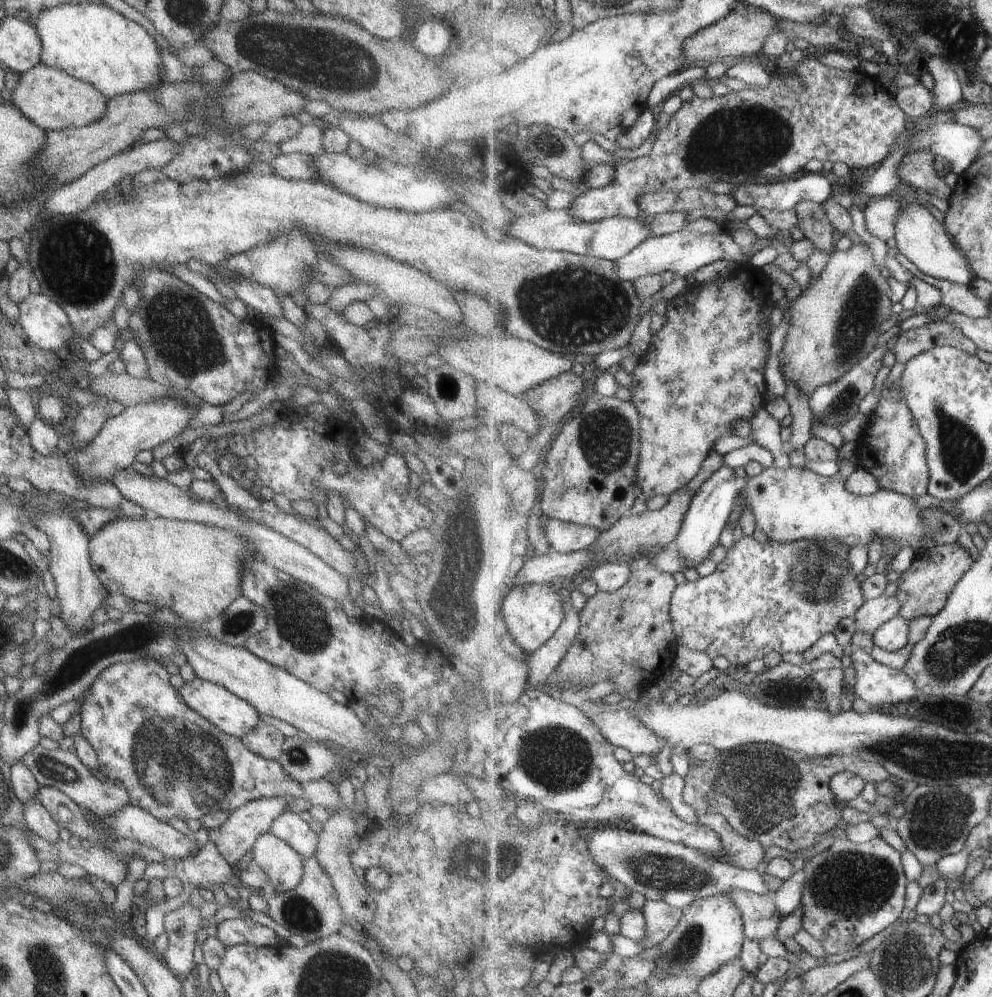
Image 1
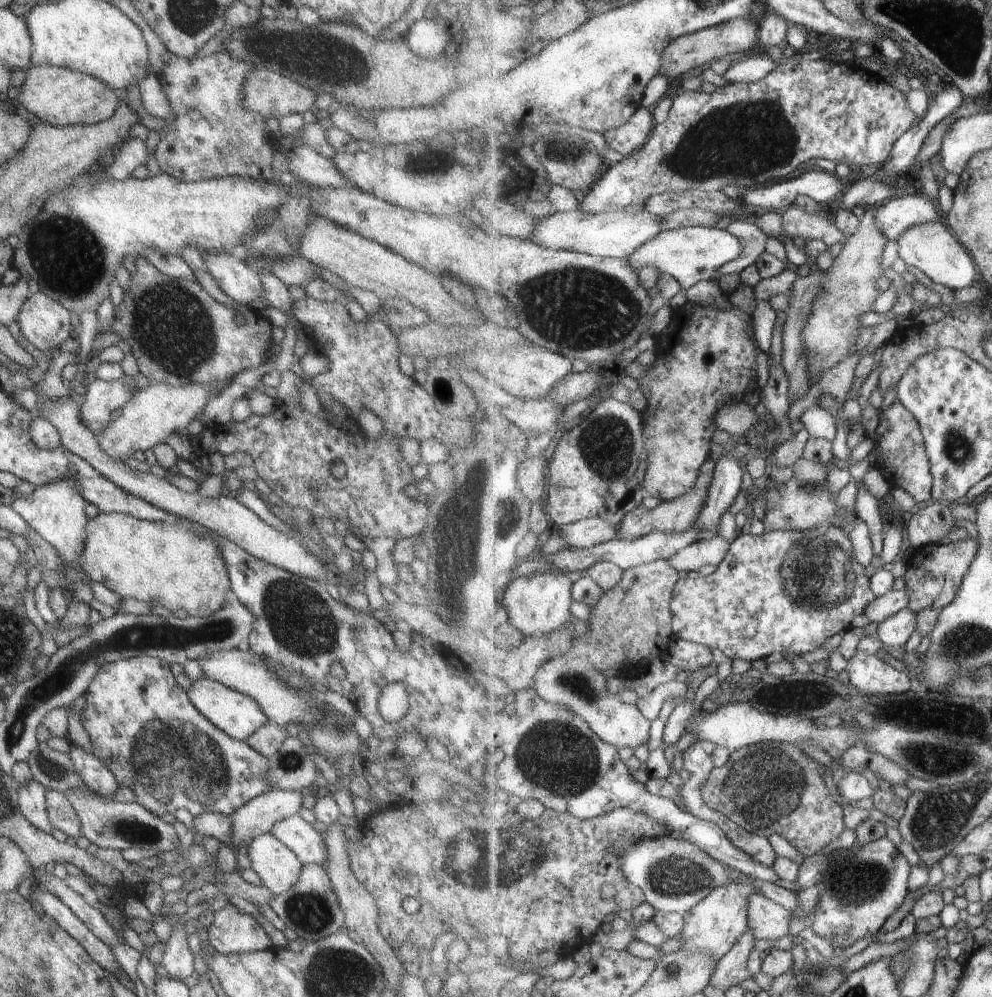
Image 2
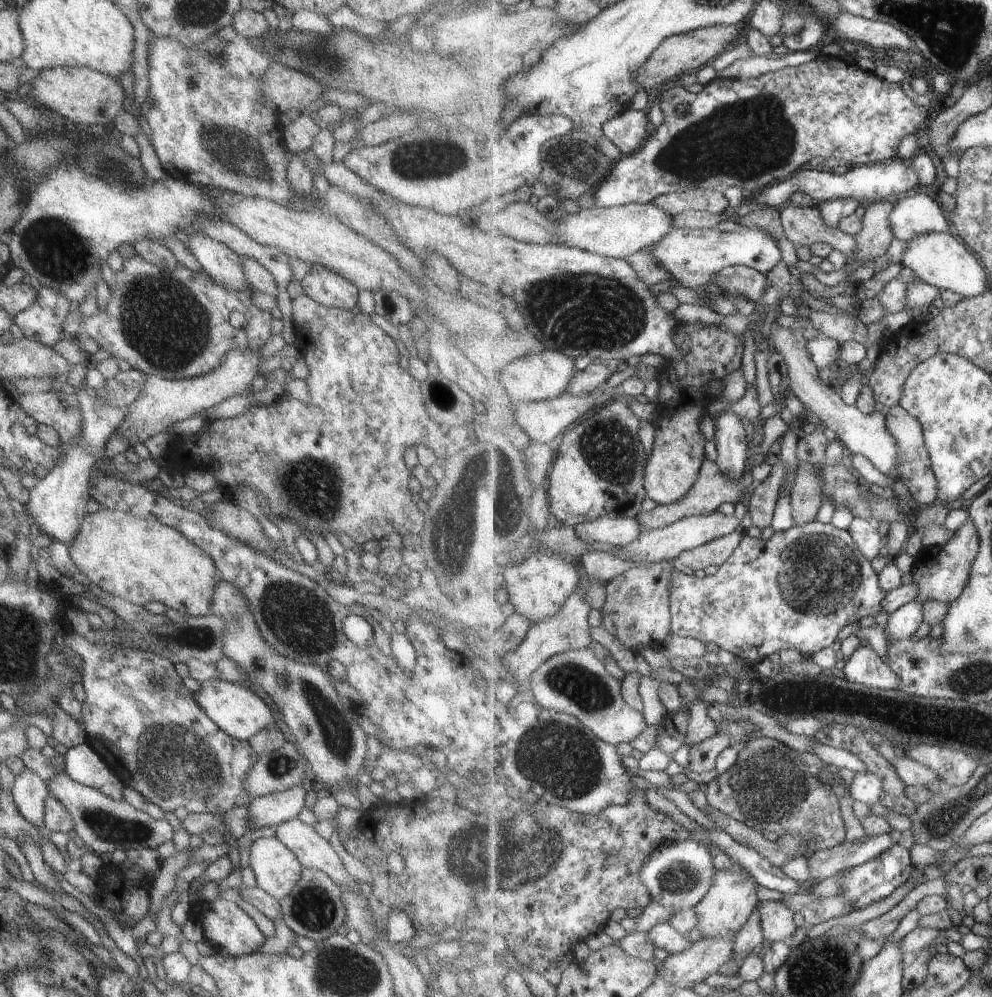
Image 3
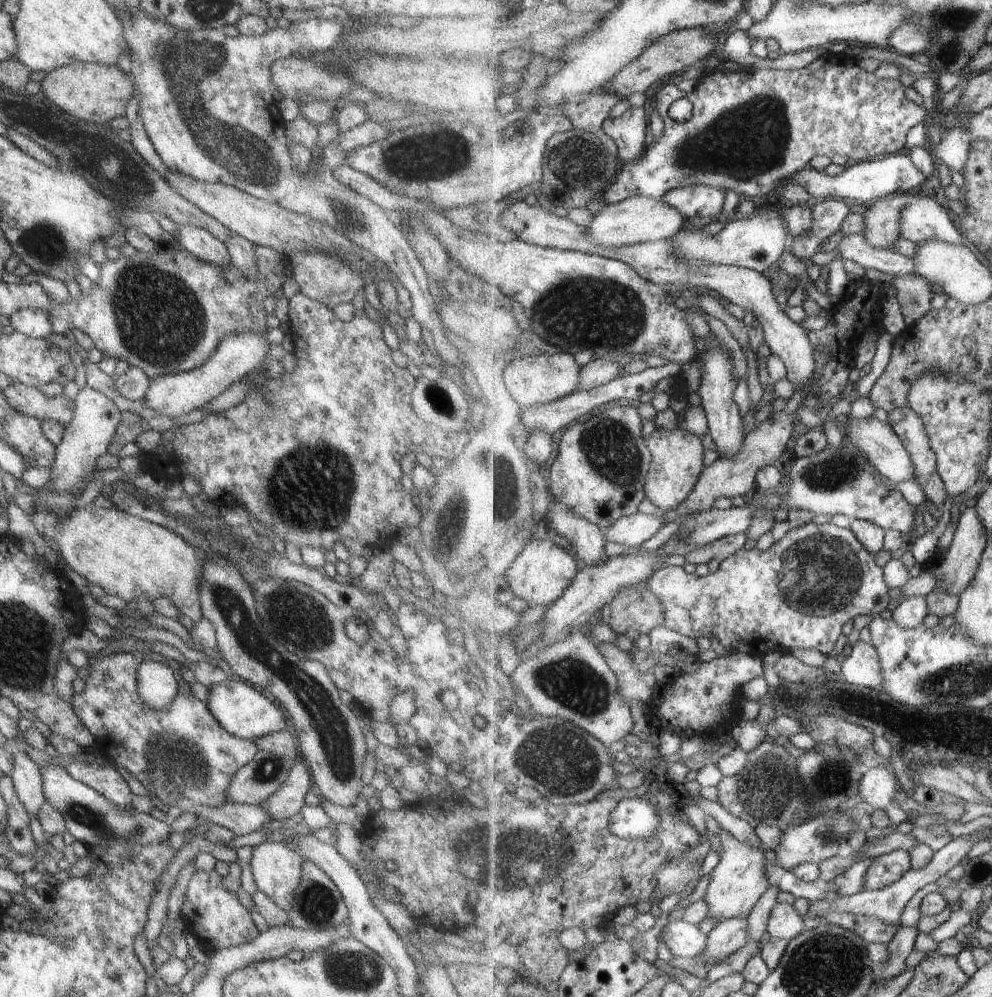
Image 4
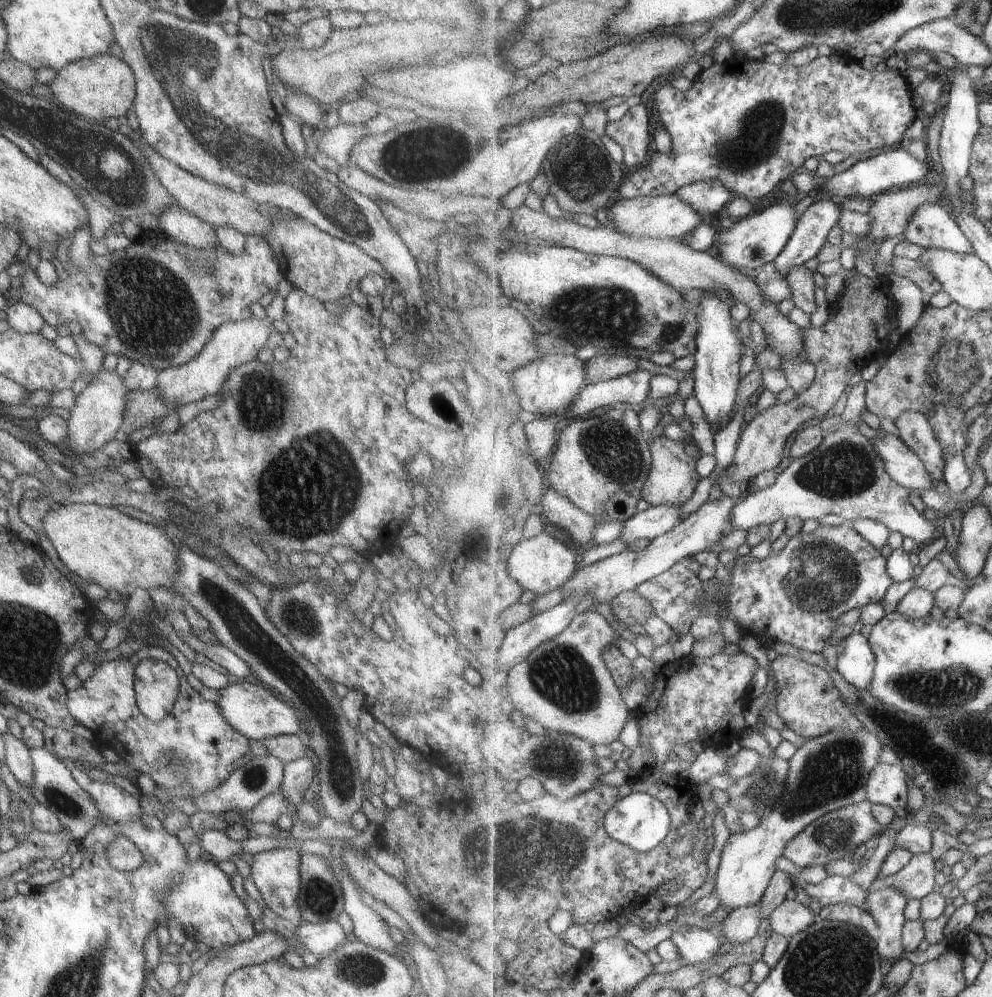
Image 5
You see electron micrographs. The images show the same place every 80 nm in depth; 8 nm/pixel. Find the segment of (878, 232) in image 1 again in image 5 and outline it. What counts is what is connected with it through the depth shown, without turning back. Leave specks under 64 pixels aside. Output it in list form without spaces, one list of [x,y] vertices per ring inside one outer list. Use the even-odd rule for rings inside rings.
[[[925,204],[917,212],[917,216],[911,218],[911,224],[905,230],[905,239],[909,243],[918,245],[922,250],[927,248],[941,248],[951,250],[954,253],[975,254],[973,244],[966,238],[961,226],[957,223],[956,218],[944,204]]]

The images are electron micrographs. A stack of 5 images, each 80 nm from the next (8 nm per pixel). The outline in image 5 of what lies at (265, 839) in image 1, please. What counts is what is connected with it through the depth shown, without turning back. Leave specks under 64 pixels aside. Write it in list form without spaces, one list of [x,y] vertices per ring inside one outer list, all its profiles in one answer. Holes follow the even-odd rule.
[[[295,848],[279,849],[273,852],[255,854],[249,864],[249,879],[259,892],[261,899],[271,912],[275,912],[281,920],[289,922],[291,926],[301,925],[301,916],[297,908],[297,894],[300,880],[298,874],[298,861],[300,853]]]

